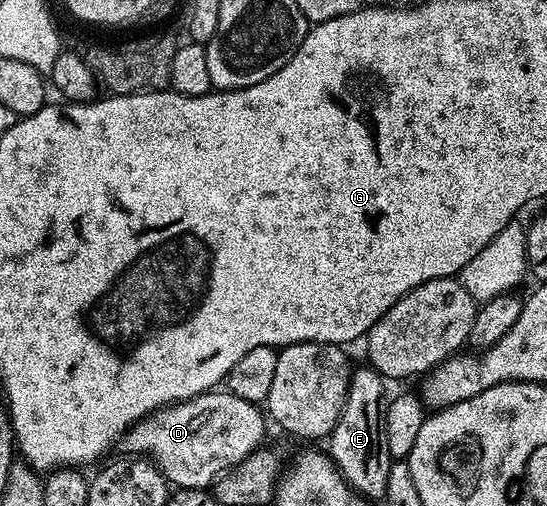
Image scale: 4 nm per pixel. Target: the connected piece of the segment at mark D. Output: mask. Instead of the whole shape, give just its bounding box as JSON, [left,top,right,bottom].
[121,391,269,489]

